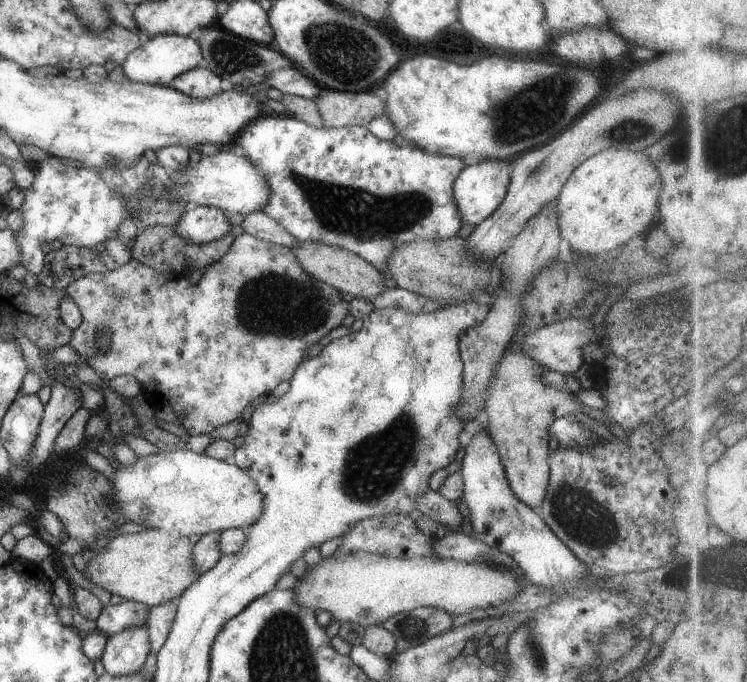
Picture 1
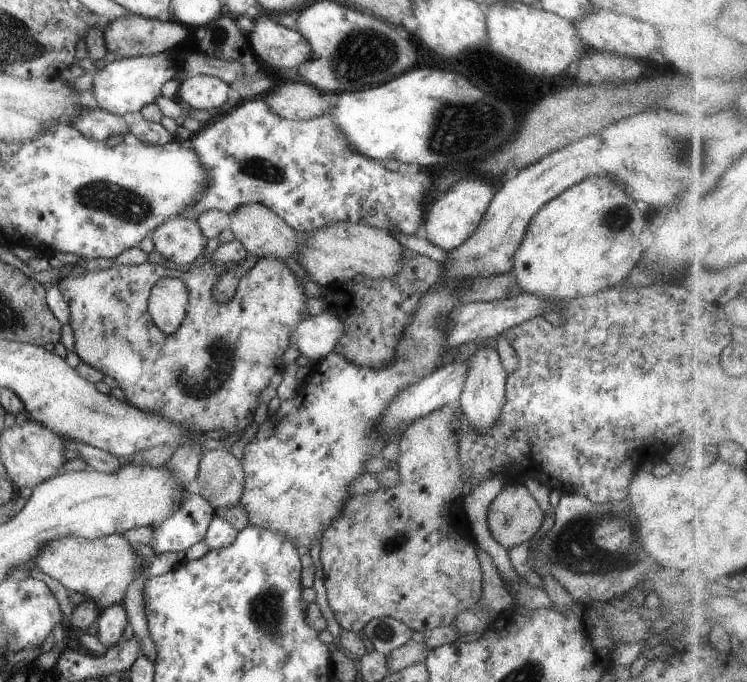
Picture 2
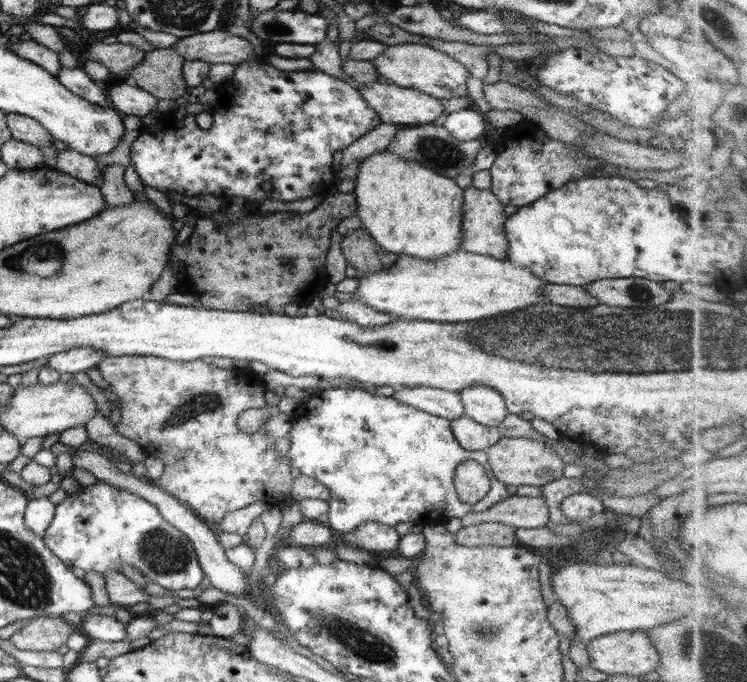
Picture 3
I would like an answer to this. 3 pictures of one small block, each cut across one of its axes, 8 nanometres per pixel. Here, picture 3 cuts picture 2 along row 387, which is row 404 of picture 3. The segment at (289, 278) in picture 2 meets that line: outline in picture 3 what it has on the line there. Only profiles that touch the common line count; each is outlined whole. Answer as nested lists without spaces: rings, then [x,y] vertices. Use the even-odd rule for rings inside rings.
[[[108,356],[101,363],[98,368],[102,372],[102,378],[108,382],[110,390],[118,396],[118,402],[120,402],[120,411],[122,412],[122,418],[120,422],[115,425],[115,430],[118,431],[122,436],[126,436],[130,440],[139,444],[144,452],[149,456],[156,456],[160,458],[164,463],[163,474],[154,481],[156,486],[159,486],[164,492],[171,494],[174,498],[178,499],[182,504],[187,505],[192,509],[201,519],[206,522],[217,522],[220,524],[220,520],[224,518],[224,515],[246,508],[254,502],[267,502],[270,507],[279,506],[281,503],[287,504],[291,499],[289,498],[290,488],[292,488],[292,482],[294,482],[294,476],[290,471],[291,462],[290,459],[285,455],[279,458],[276,455],[276,447],[274,447],[274,441],[268,439],[264,435],[265,428],[262,427],[254,435],[246,434],[237,428],[237,421],[240,415],[245,411],[251,409],[264,409],[266,406],[266,398],[264,393],[266,391],[264,380],[260,375],[257,375],[250,368],[246,369],[224,369],[210,365],[205,362],[204,359],[198,359],[189,362],[165,360],[164,358],[157,358],[156,356]]]

